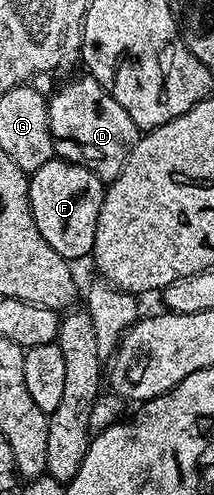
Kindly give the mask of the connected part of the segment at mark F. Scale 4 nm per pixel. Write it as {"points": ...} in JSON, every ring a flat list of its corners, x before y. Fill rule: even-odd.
{"points":[[55,156,44,164,44,168,33,171,29,180,32,220,36,220,40,236,44,236,44,240,48,240,48,244,64,259,75,260,85,254,87,257,94,248,96,224,102,207,102,179,80,164]]}

